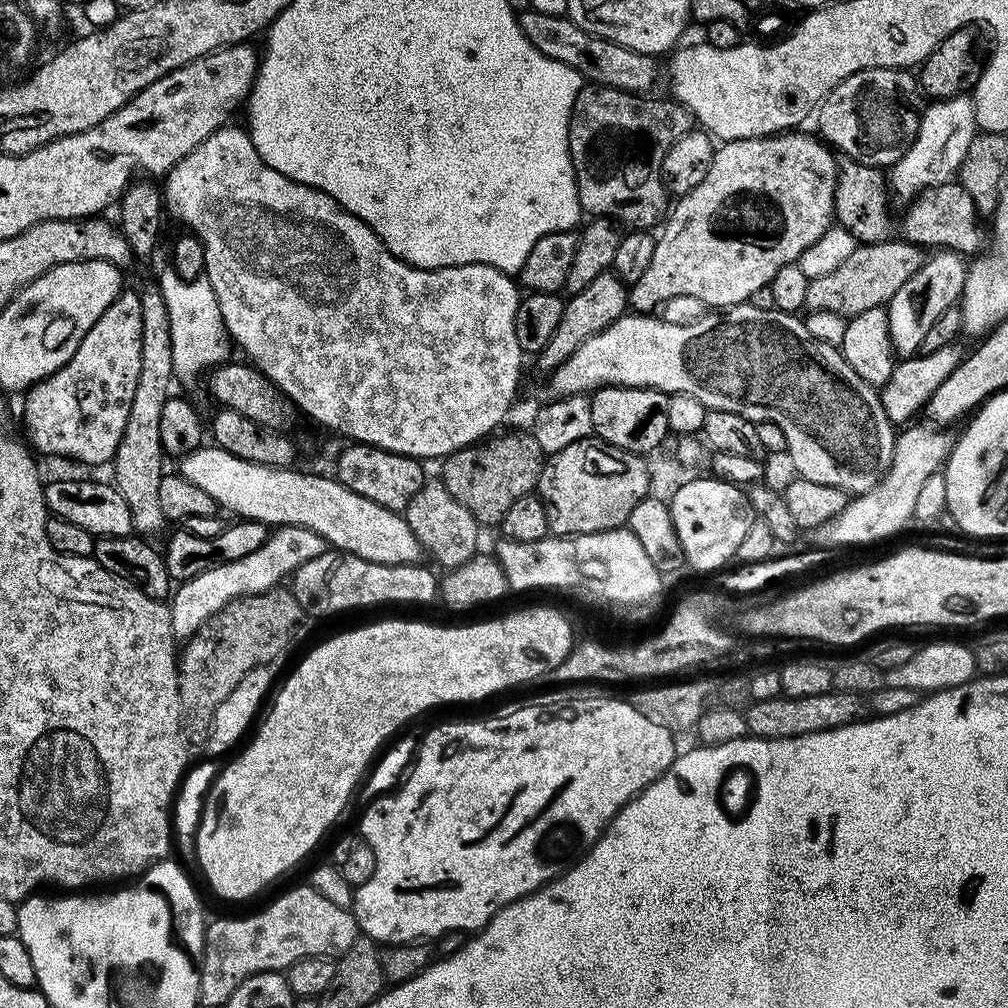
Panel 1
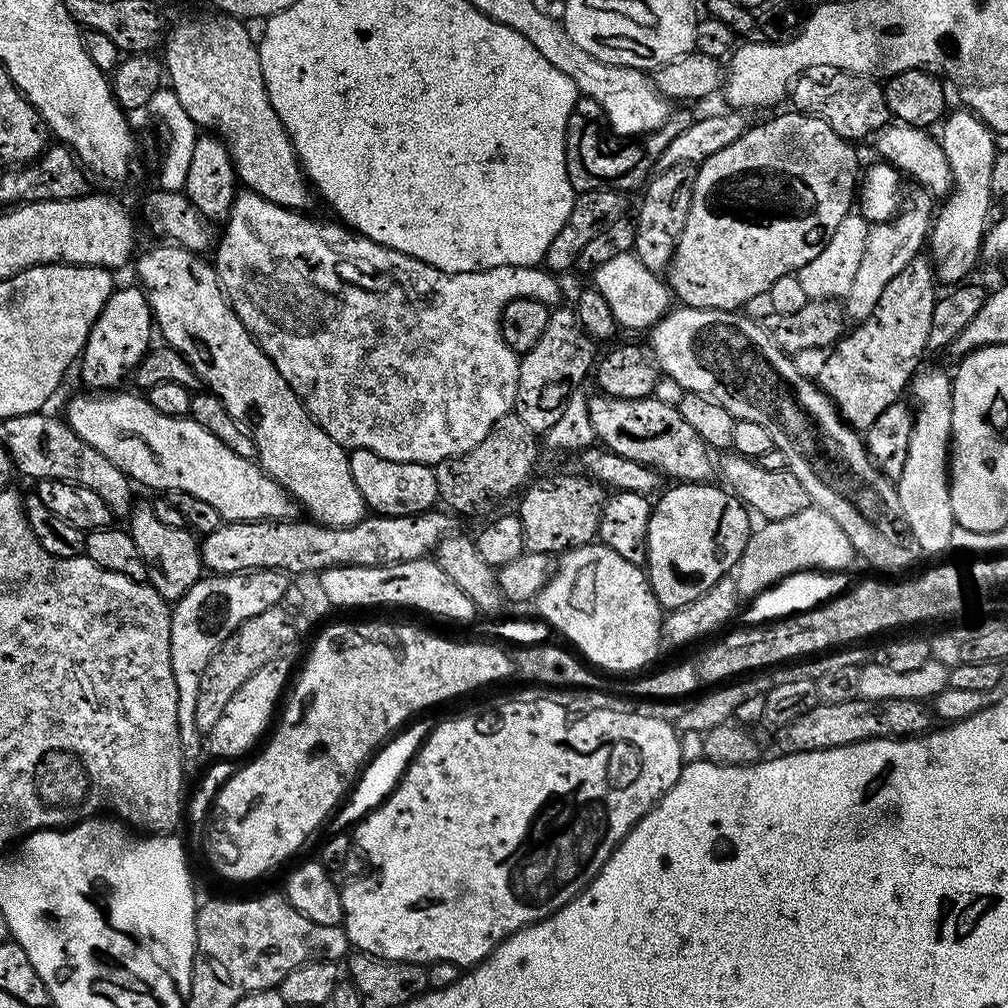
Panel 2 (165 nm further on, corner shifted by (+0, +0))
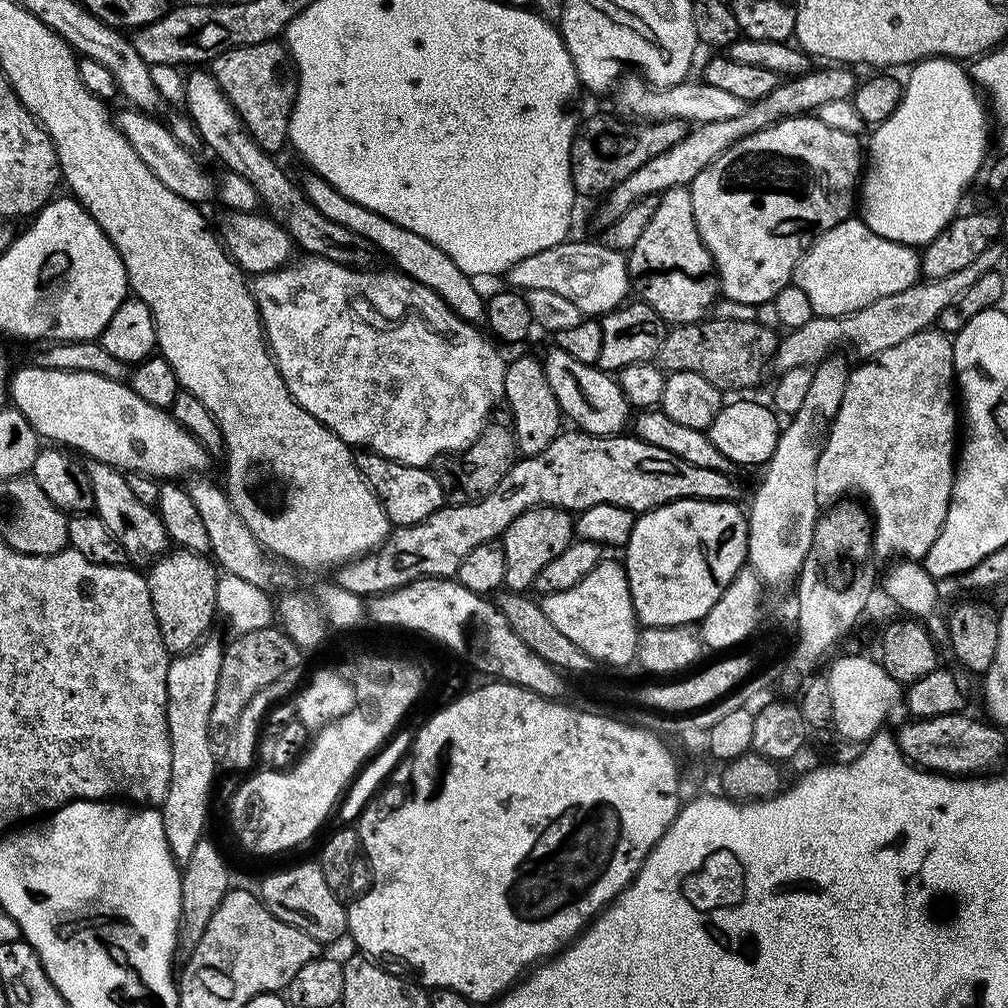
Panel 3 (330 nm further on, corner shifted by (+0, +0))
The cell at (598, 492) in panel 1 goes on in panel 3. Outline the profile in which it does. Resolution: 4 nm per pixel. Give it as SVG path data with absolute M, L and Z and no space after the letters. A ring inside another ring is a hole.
M531 508L518 514L518 518L514 518L510 526L506 526L502 537L506 550L504 588L510 592L527 593L535 585L538 570L542 570L546 562L558 558L558 554L562 554L562 550L566 550L566 546L570 546L573 539L574 516L565 508Z

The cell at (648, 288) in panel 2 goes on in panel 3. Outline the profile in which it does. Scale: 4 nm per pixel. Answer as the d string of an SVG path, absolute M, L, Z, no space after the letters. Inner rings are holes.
M569 238L563 244L555 244L553 248L538 250L538 254L530 254L530 258L522 258L506 274L511 287L525 293L534 290L554 290L562 294L562 298L570 298L574 306L585 317L599 318L613 312L625 303L630 296L630 281L625 257L619 252L610 250L602 242L591 244L588 240Z

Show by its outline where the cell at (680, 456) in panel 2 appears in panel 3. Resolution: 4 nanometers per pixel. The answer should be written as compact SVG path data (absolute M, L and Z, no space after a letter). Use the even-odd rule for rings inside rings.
M549 345L545 356L542 356L547 384L555 394L561 413L575 423L579 431L591 436L614 436L623 433L632 416L632 407L619 381L609 373L603 372L595 365L578 362L572 355L557 347Z

